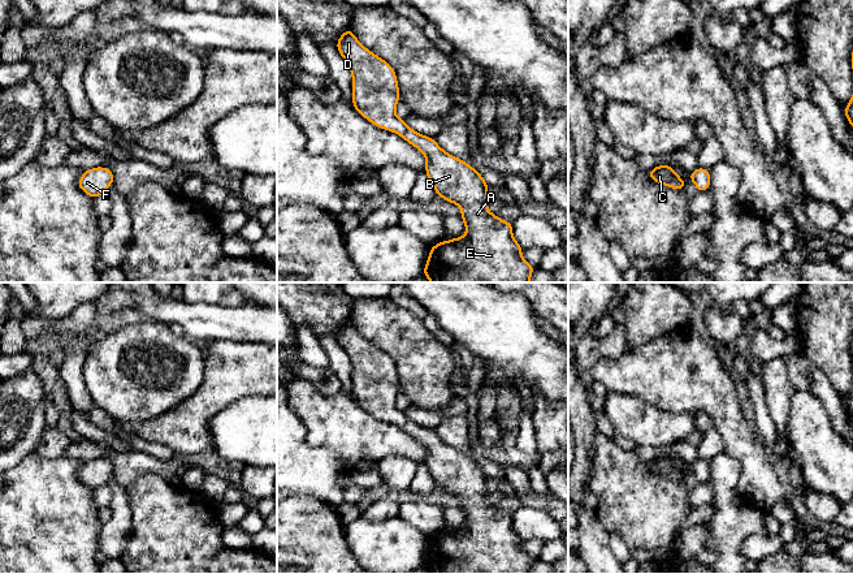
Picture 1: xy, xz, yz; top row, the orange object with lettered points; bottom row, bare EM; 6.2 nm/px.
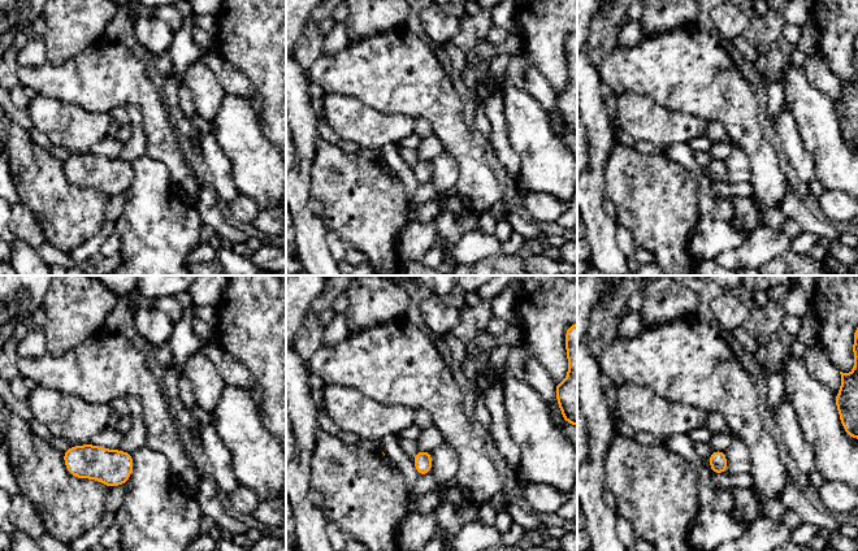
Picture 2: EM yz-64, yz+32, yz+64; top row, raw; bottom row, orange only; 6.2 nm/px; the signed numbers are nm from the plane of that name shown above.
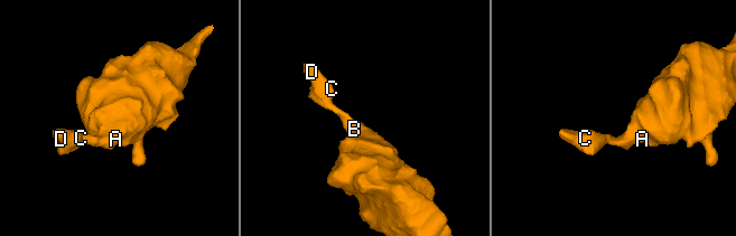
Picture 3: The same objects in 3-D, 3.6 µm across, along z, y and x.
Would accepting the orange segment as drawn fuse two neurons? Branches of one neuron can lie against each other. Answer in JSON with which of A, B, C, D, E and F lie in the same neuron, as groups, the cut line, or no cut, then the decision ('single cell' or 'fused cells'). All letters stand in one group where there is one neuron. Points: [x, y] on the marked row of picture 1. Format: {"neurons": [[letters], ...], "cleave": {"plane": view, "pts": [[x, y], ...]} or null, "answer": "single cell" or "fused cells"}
{"neurons": [["A", "B", "C", "D", "E", "F"]], "cleave": null, "answer": "single cell"}

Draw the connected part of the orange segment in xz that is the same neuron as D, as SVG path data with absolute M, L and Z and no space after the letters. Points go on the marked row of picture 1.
M351 29L339 36L337 51L350 65L355 111L421 151L436 194L462 210L466 236L429 249L423 275L432 282L529 282L536 267L521 258L512 223L486 210L489 185L481 174L397 117L399 89L391 65L361 46Z

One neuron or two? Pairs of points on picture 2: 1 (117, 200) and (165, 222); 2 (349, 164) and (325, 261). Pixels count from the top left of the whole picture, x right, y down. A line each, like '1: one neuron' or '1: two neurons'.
1: two neurons
2: two neurons

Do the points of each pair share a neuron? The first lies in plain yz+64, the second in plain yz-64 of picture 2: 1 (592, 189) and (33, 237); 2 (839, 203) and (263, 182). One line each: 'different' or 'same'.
1: different
2: different

